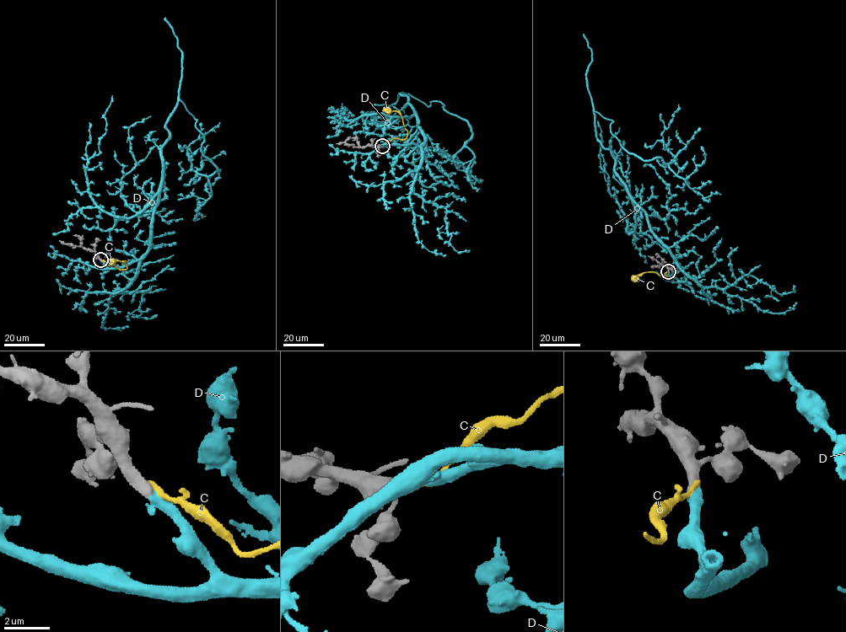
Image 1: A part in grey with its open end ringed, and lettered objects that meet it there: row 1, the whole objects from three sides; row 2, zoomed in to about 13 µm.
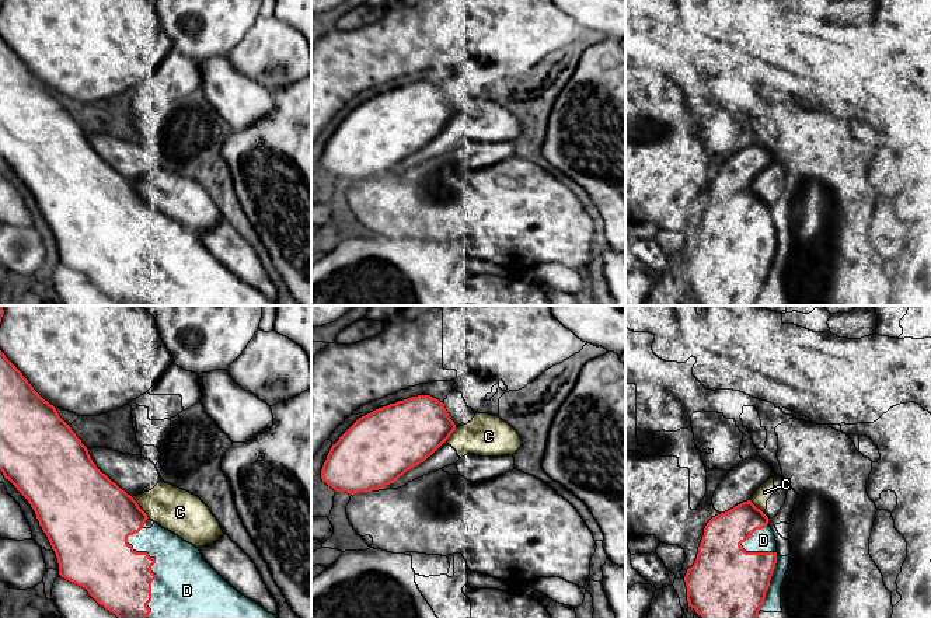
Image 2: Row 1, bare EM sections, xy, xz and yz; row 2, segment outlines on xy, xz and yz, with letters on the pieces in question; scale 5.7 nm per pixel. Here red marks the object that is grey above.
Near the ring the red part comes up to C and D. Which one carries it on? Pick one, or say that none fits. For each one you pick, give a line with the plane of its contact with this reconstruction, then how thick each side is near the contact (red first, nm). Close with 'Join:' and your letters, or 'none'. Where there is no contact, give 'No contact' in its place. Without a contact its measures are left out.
D: Touches red in yz. Thickness 320 nm (red) against 130 nm
Join: D

